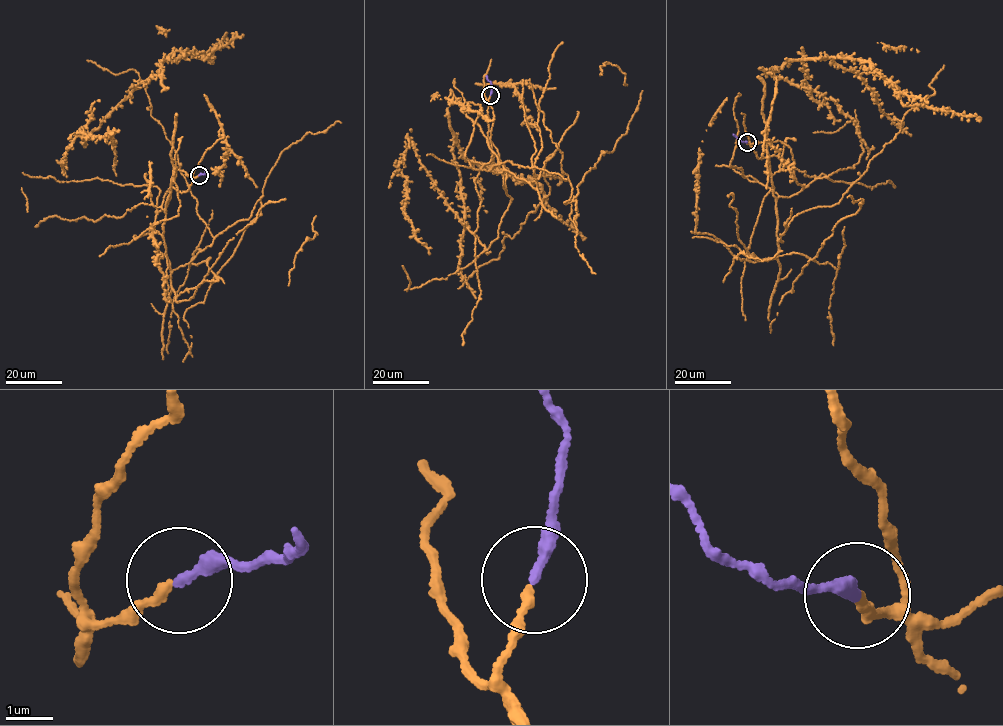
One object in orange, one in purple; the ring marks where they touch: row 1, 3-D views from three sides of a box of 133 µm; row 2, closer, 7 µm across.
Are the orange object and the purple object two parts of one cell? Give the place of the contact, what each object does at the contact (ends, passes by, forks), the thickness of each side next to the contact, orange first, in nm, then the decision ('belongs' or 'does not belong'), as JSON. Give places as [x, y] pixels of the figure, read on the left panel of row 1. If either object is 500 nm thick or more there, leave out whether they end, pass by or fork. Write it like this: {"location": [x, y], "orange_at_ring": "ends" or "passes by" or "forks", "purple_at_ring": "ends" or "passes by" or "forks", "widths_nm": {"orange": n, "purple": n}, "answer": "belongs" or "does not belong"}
{"location": [199, 175], "orange_at_ring": "ends", "purple_at_ring": "ends", "widths_nm": {"orange": 180, "purple": 240}, "answer": "belongs"}

